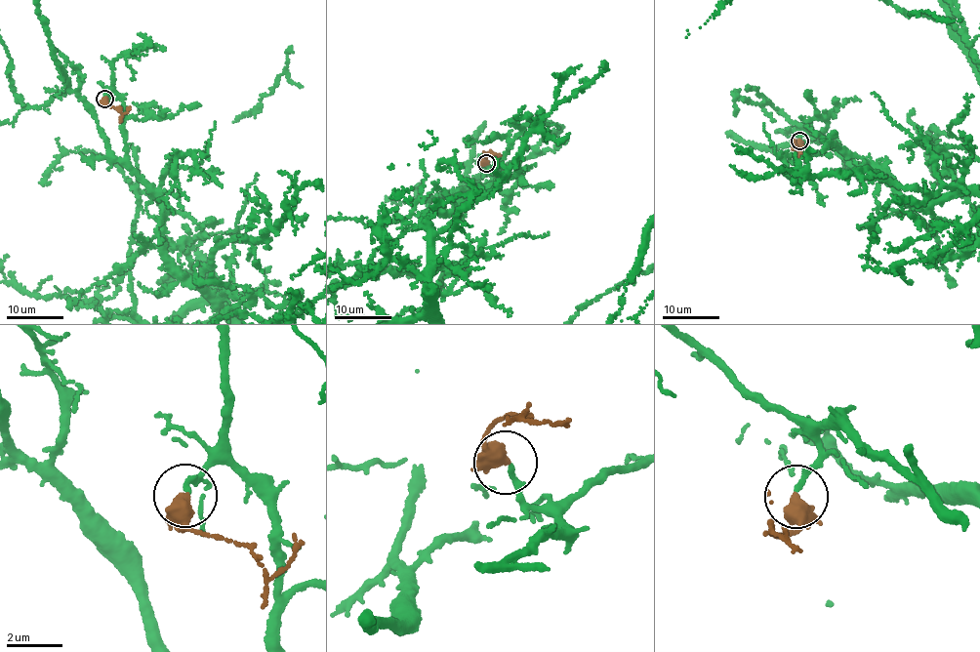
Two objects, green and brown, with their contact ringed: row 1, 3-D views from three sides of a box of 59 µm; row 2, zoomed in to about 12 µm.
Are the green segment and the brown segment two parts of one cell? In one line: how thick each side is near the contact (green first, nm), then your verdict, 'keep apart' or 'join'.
180/600 nm | join

